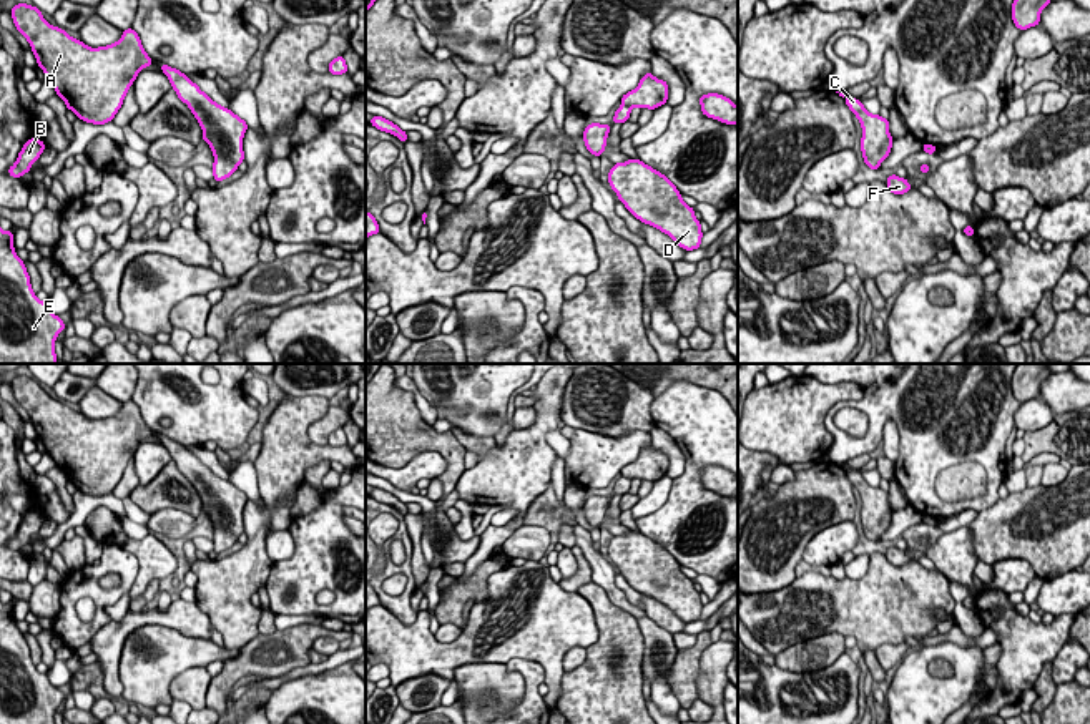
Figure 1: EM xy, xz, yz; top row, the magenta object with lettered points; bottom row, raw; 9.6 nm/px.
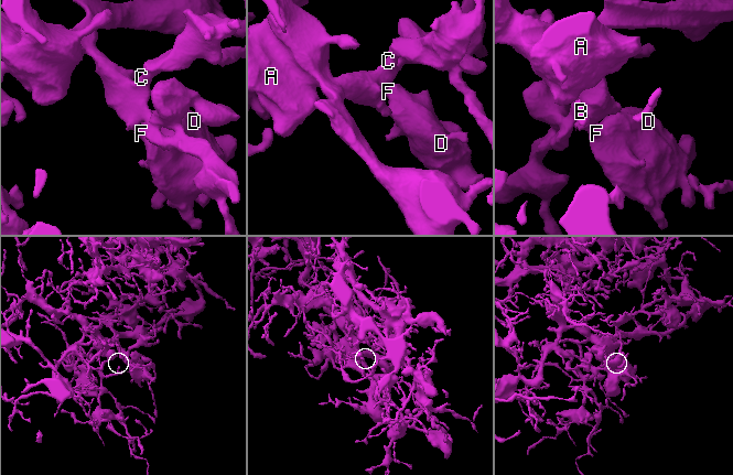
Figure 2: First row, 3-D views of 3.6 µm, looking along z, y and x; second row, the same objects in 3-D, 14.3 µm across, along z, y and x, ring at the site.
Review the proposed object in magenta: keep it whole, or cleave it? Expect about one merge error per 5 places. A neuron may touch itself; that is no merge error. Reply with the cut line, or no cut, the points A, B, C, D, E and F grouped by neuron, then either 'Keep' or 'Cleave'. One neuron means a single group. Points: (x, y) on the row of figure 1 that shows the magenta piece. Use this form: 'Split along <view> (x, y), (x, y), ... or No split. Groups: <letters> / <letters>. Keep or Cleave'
No split. Groups: A B C D E F. Keep

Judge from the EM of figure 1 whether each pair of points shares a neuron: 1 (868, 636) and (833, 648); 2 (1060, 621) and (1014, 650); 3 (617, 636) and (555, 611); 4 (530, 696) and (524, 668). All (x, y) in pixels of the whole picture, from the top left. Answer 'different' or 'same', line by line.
1: different
2: same
3: different
4: same

